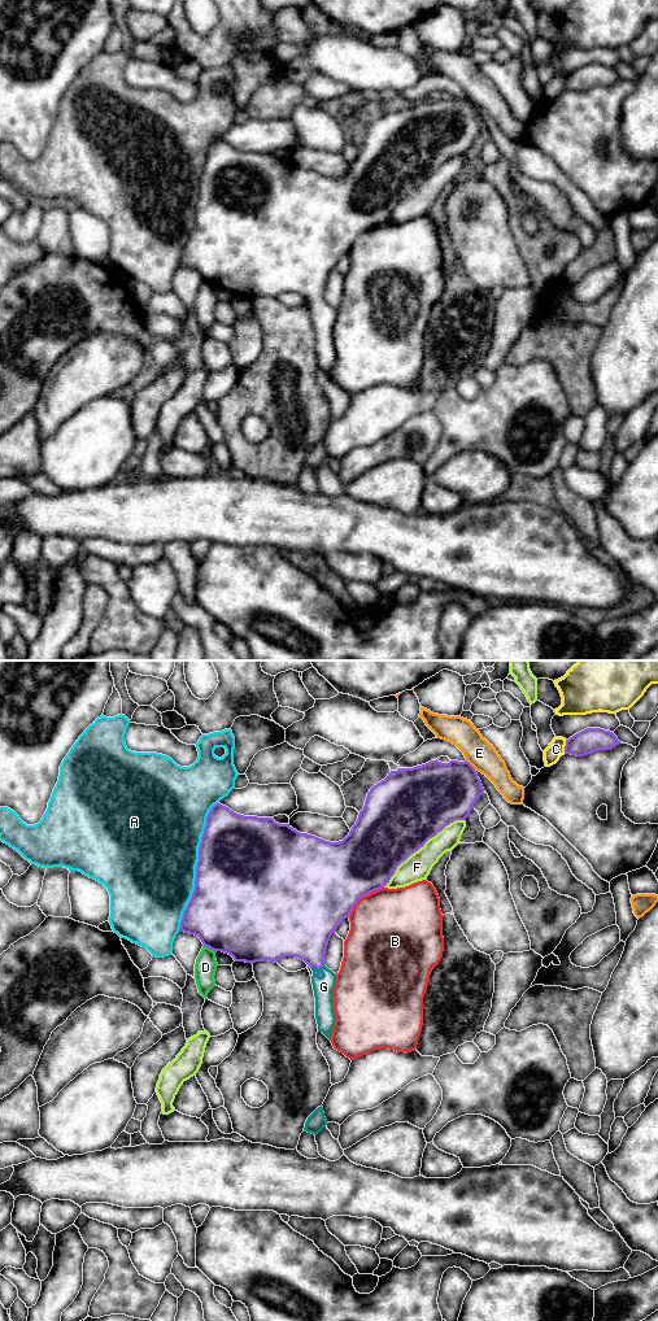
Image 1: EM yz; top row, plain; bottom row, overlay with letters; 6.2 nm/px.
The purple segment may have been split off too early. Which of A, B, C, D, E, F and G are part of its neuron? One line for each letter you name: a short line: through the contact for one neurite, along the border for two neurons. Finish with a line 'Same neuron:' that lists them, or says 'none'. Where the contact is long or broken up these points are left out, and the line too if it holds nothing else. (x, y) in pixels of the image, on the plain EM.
G: yz (303, 266), (312, 284), (317, 304), (323, 310), (323, 322)
Same neuron: G

